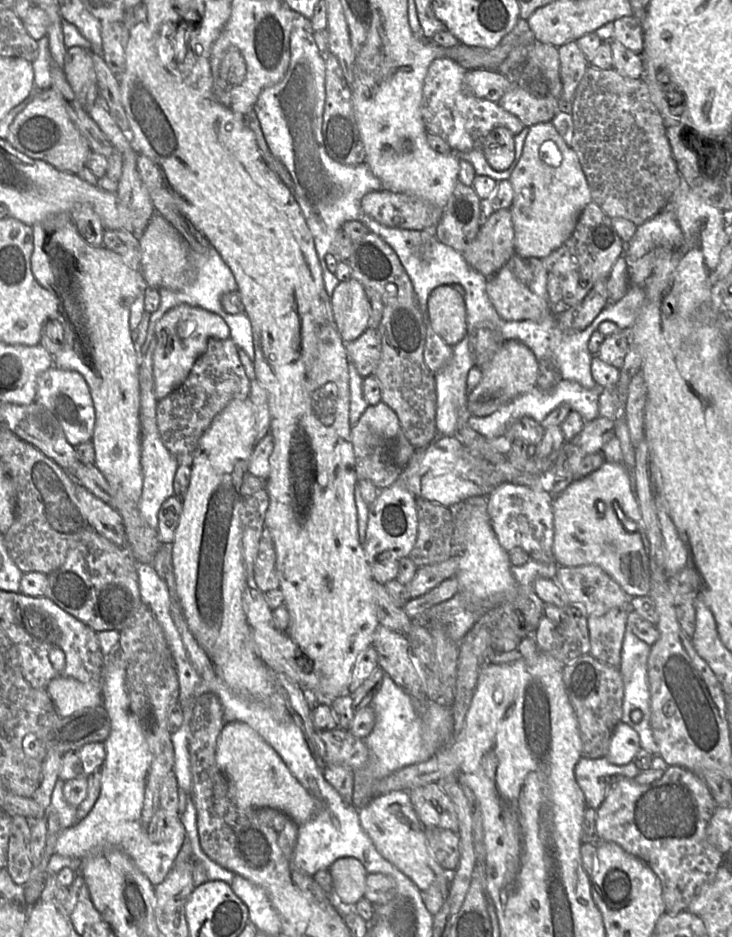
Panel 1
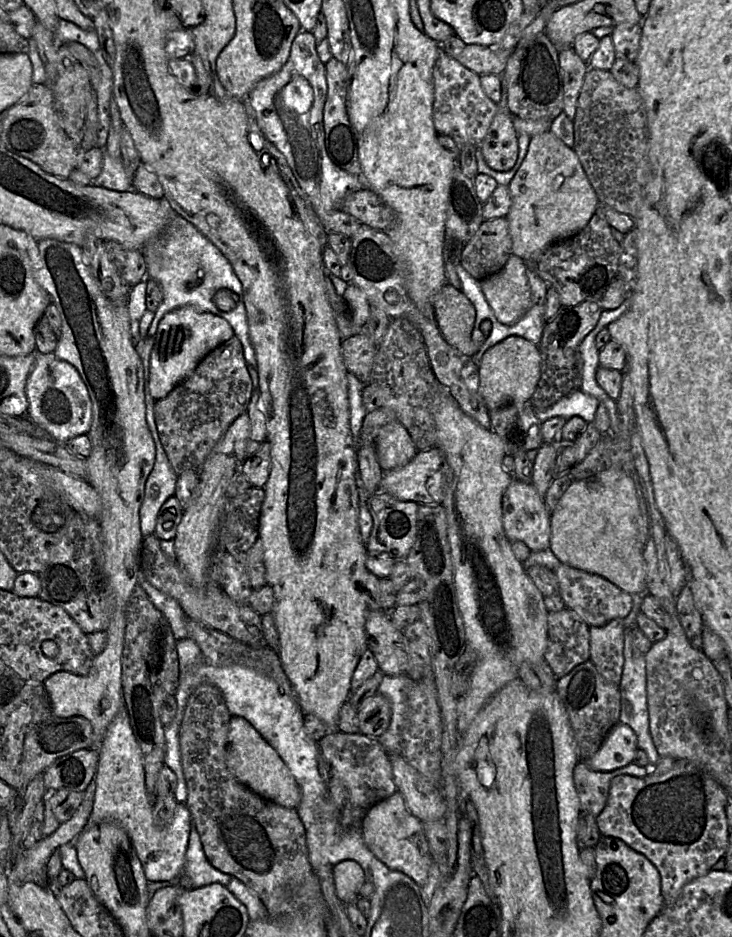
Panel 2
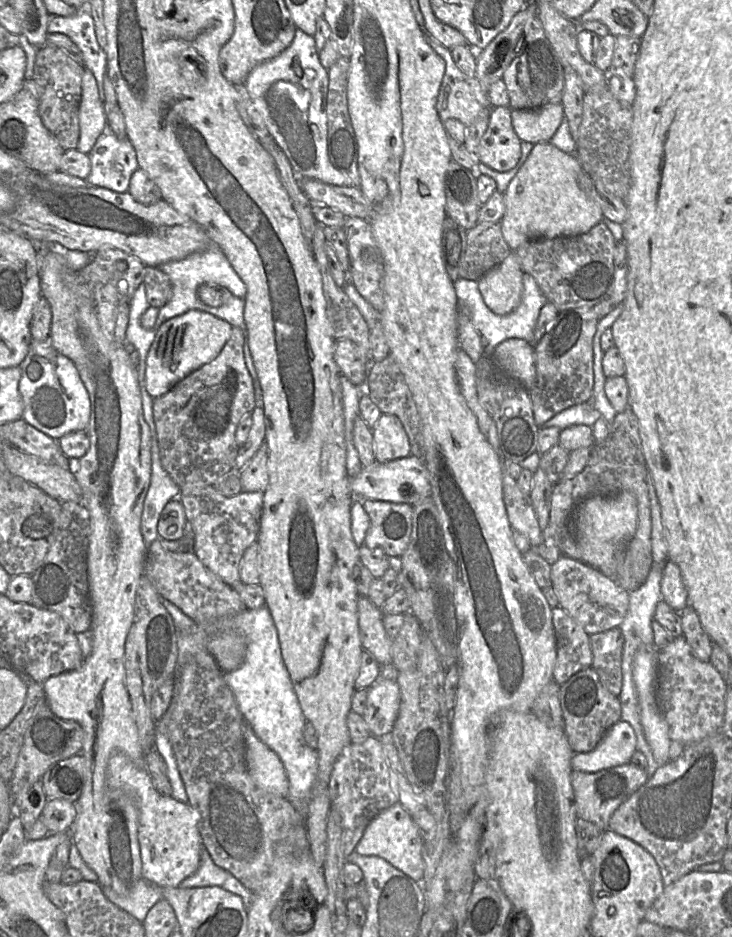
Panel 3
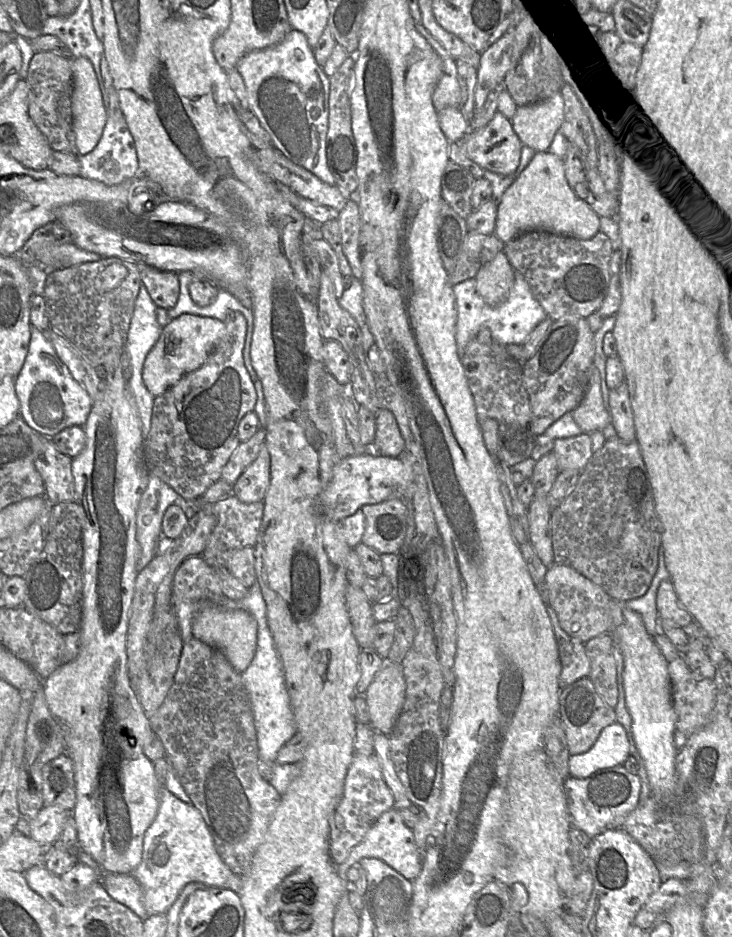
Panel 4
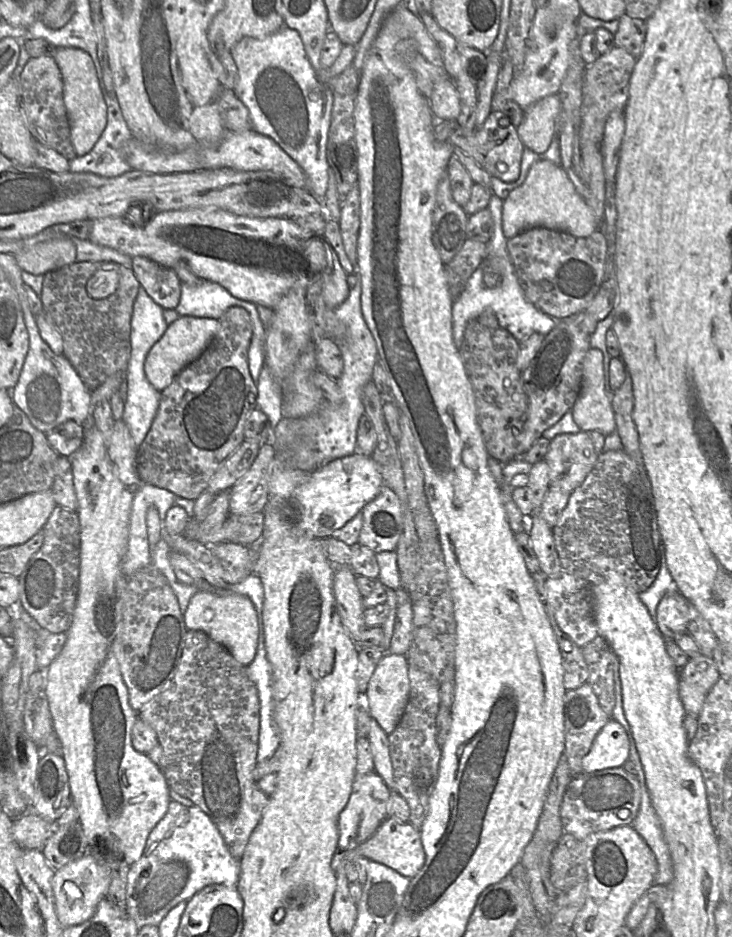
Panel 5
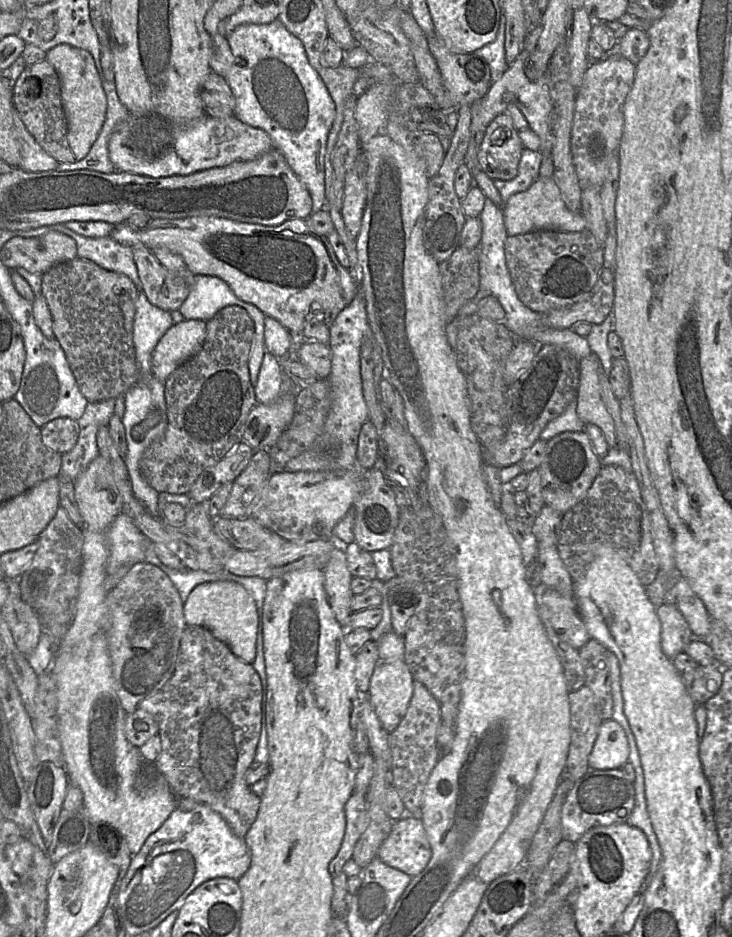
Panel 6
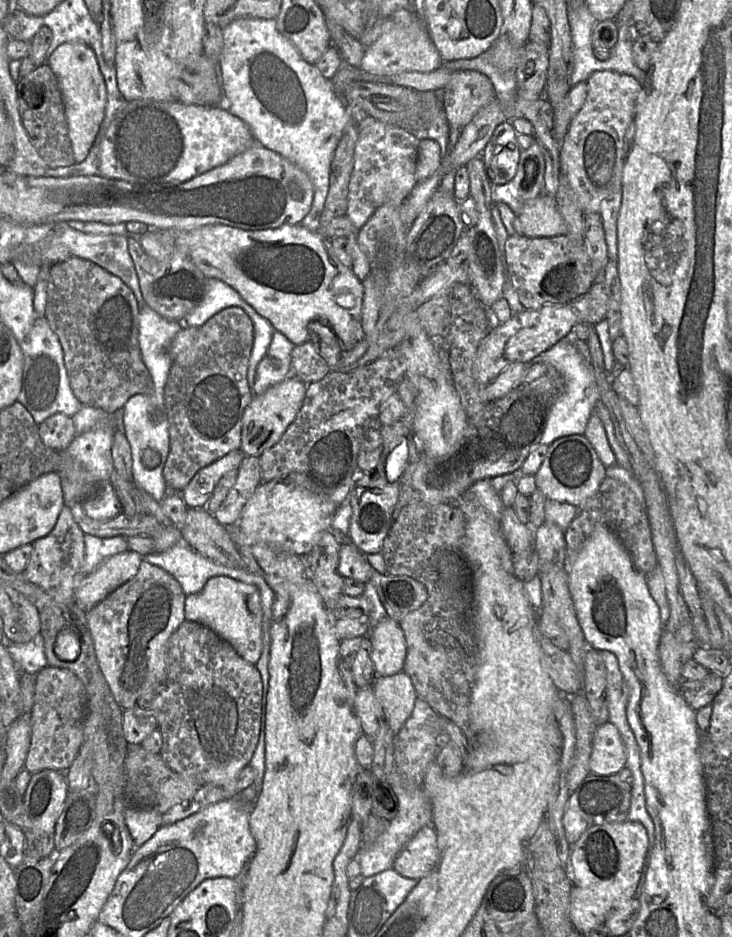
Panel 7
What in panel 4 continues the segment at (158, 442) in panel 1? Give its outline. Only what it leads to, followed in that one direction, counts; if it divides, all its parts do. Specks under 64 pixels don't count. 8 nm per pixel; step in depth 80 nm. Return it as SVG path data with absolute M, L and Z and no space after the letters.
M150 474L136 514L136 539L140 546L137 569L140 572L153 559L162 536L161 524L166 509L179 494L157 476Z

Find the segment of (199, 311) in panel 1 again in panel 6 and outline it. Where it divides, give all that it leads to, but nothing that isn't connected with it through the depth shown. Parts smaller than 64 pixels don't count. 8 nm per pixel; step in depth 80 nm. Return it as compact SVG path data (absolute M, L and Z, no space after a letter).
M184 319L163 335L151 357L153 375L162 382L202 347L207 332L207 322Z

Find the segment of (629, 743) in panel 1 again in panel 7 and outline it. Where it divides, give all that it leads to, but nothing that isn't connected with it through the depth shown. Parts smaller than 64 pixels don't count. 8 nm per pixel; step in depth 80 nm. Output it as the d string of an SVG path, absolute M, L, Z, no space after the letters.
M610 722L597 727L589 761L591 773L600 776L619 774L626 765L626 751L621 735Z

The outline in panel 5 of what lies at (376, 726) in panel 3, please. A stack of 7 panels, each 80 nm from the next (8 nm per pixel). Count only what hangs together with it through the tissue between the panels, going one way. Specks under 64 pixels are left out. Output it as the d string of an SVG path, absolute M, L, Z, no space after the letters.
M386 653L370 678L363 701L388 735L397 727L410 693L406 655Z

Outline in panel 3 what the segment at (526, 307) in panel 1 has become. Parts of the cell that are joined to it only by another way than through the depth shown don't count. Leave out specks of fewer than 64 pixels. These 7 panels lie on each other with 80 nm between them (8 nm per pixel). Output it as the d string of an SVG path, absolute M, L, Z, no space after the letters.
M511 252L499 265L477 282L486 306L497 315L507 315L520 304L523 294L523 270Z

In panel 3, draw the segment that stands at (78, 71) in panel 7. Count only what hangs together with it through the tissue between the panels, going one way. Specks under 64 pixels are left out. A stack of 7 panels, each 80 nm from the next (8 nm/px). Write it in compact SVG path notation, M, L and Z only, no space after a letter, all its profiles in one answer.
M85 69L82 77L82 96L79 107L80 137L77 149L88 154L105 131L107 116L100 100L93 73Z

